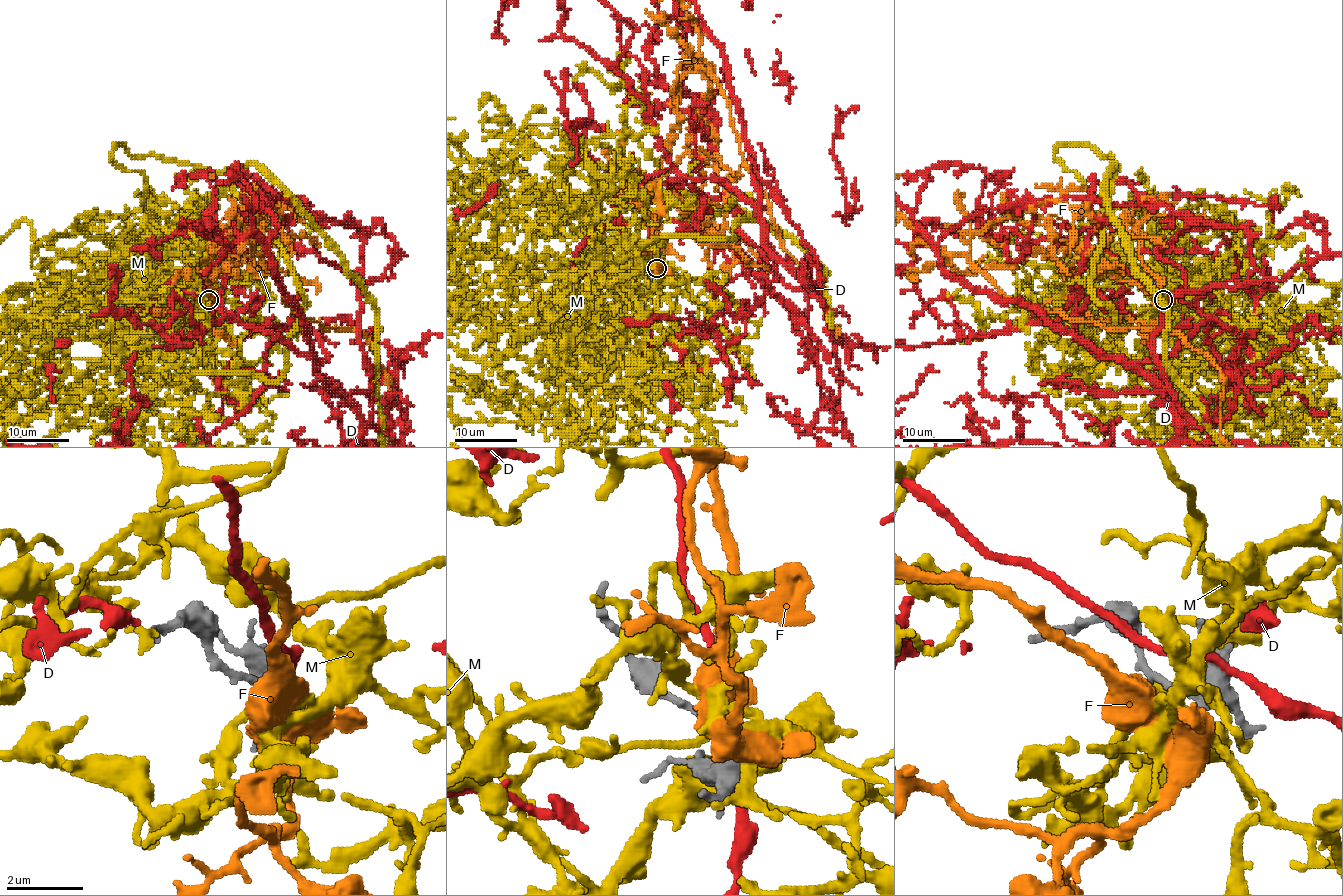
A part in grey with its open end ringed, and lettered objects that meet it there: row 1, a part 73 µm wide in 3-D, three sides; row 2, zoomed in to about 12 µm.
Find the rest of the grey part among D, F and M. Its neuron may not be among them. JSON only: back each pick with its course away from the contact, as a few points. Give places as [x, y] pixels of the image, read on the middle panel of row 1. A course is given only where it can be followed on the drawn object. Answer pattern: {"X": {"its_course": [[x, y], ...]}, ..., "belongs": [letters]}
{"belongs": []}

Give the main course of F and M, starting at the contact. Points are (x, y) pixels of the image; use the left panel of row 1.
F: (212, 306), (210, 248), (228, 272), (260, 255), (290, 308), (359, 331), (389, 391)
M: (212, 305), (170, 259), (117, 145), (214, 172), (257, 165), (376, 312)

